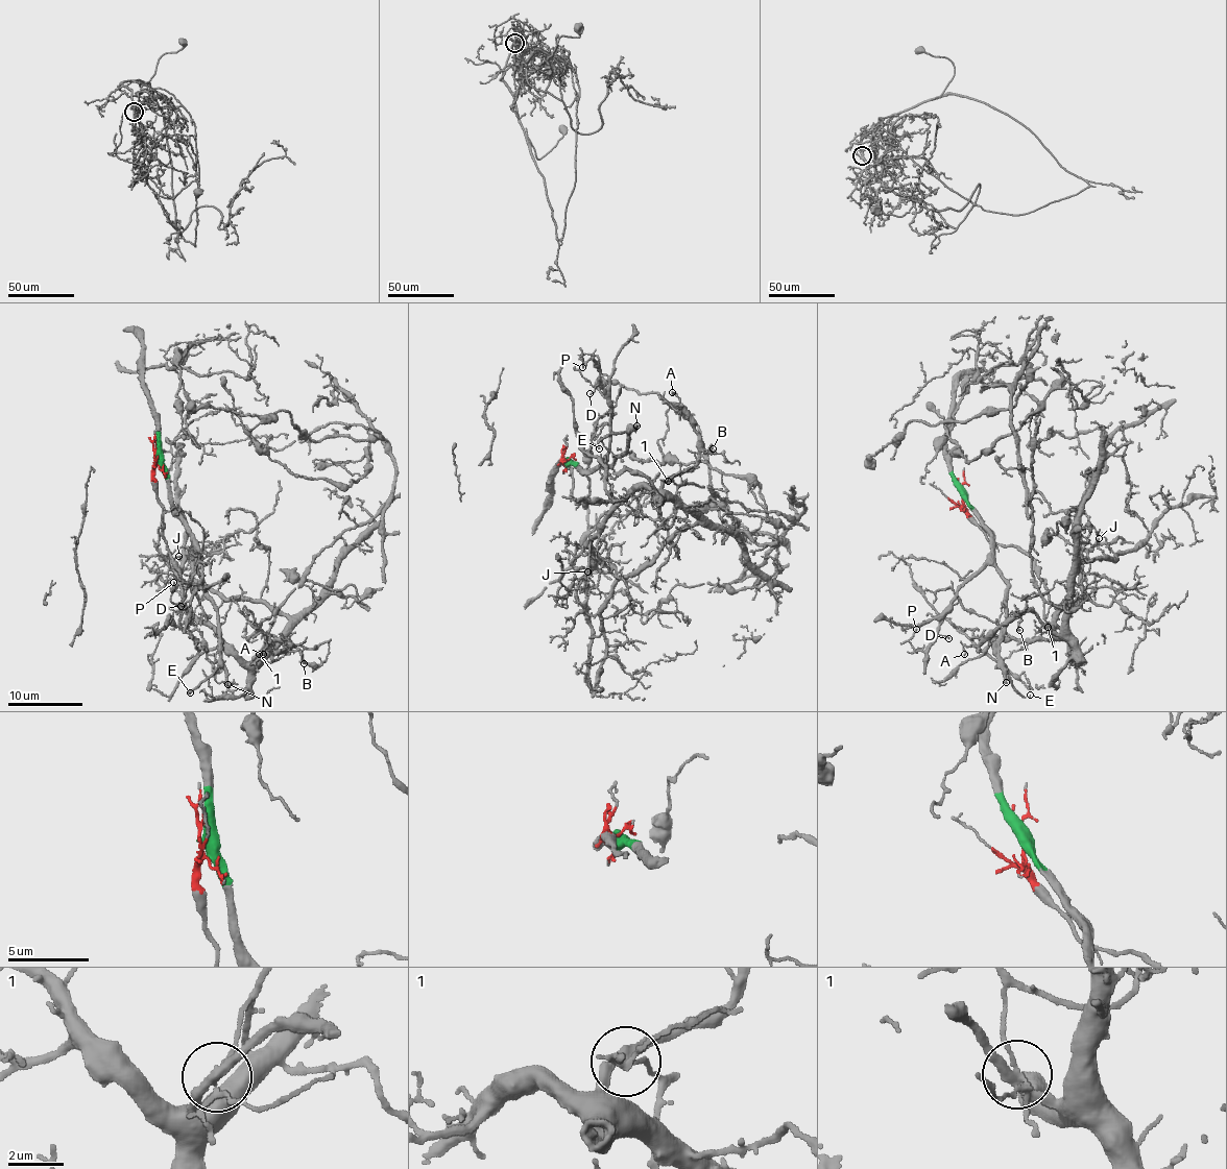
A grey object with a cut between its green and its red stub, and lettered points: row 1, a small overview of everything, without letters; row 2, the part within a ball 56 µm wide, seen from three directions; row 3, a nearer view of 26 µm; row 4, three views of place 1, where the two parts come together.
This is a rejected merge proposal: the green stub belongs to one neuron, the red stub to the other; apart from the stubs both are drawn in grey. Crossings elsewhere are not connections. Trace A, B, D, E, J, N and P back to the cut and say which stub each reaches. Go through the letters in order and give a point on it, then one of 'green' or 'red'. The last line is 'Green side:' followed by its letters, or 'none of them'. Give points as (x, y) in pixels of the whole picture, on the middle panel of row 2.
A: place (672, 392); red
B: place (713, 448); red
D: place (590, 393); green
E: place (599, 448); green
J: place (587, 571); red
N: place (636, 425); green
P: place (582, 367); green
Green side: D, E, N, P

